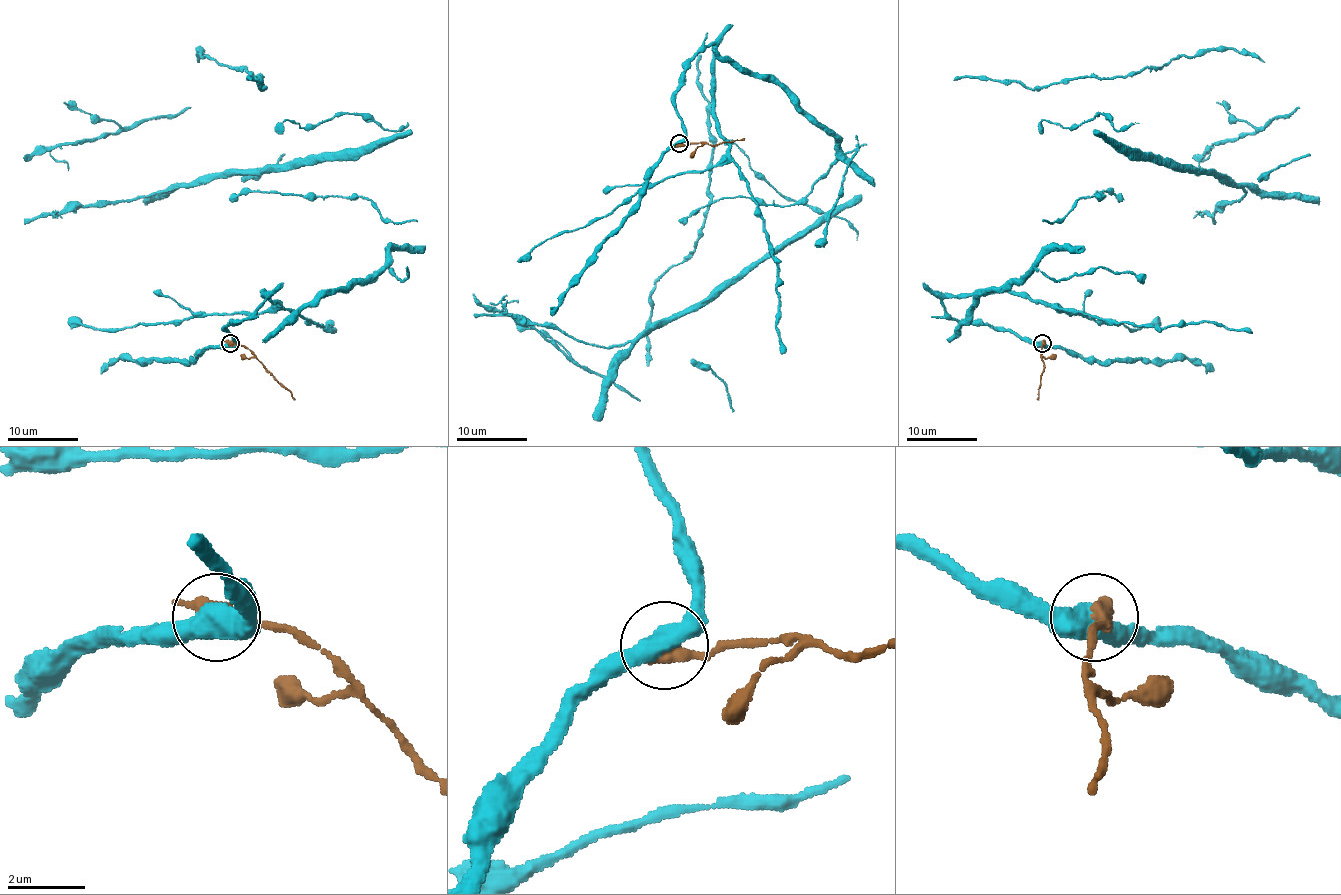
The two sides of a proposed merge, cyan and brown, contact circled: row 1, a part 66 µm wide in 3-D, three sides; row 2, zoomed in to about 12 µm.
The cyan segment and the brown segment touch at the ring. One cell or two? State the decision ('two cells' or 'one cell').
two cells

